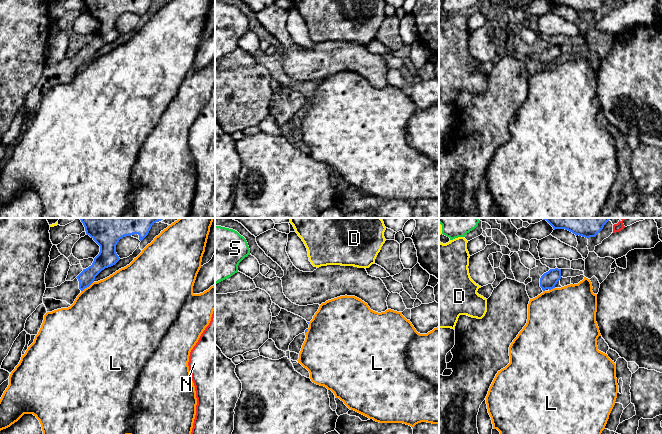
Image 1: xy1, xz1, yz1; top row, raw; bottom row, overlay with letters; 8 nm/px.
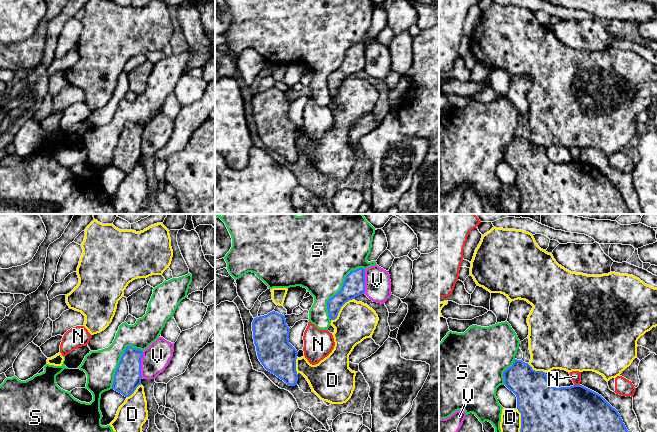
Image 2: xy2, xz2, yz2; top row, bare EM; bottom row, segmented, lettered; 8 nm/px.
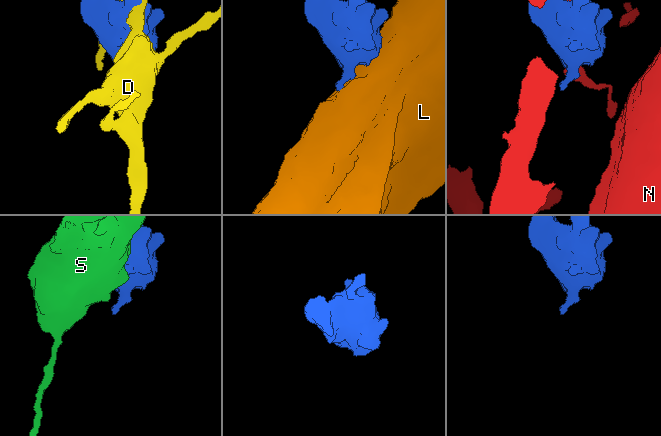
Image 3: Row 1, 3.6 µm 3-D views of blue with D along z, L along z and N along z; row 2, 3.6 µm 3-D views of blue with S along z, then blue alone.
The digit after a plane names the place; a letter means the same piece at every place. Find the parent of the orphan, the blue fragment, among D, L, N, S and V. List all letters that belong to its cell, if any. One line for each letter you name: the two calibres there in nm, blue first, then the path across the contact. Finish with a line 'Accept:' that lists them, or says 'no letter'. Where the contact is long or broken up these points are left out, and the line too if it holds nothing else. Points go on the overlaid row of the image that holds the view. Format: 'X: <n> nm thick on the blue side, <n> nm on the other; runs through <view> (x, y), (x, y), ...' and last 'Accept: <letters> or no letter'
Accept: no letter

